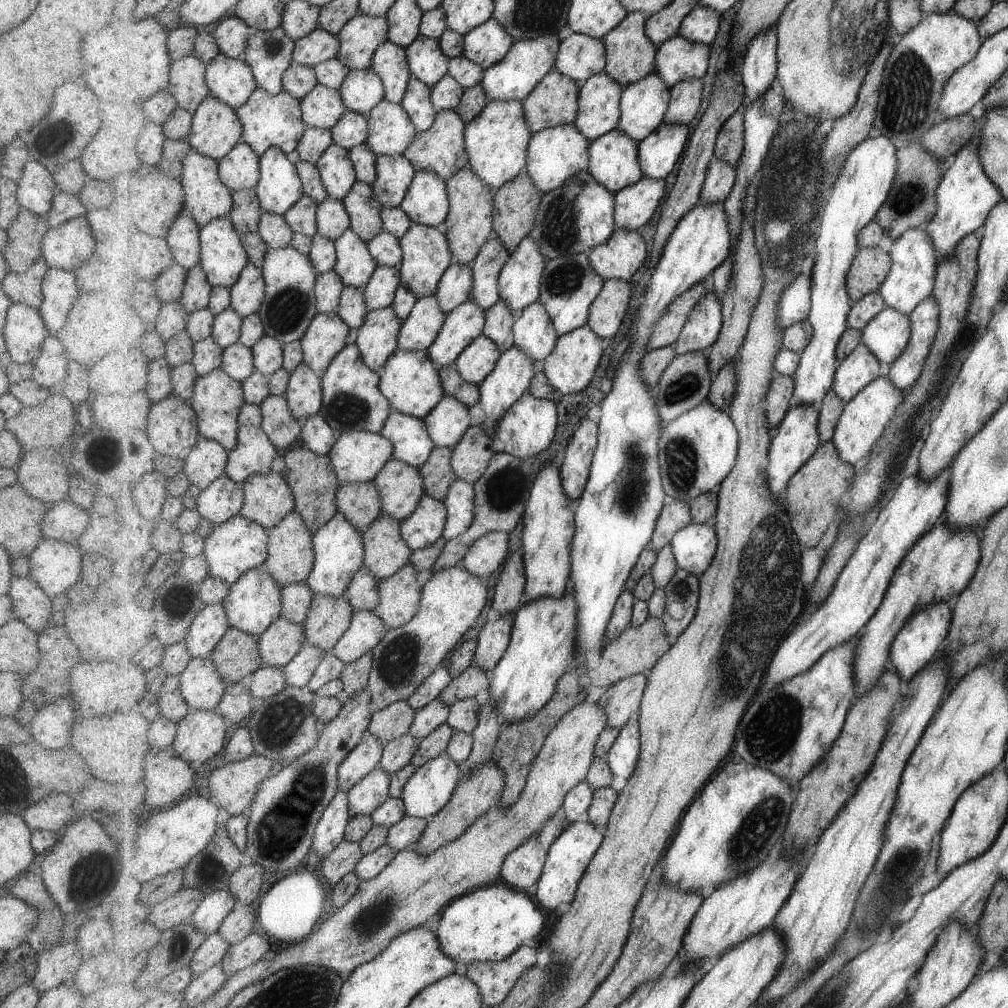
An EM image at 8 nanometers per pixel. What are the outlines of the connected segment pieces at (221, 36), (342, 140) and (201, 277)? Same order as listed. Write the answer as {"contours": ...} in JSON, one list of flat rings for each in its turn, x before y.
{"contours":[[[235,14,221,20,213,34,223,54,244,60,248,42,255,32,246,20]],[[347,111,338,125,332,128,334,142,347,150,366,142,370,135,369,119,355,111]],[[201,264,190,269,181,300,185,308,190,313,207,308,210,305,213,287]]]}

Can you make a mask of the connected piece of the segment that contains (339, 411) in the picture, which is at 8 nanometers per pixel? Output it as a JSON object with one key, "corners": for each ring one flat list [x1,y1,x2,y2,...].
{"corners":[[351,343,335,357,331,366,322,374,324,403,321,414,338,435,351,431,380,433,394,411,390,400,381,390,382,375,363,360,362,350]]}

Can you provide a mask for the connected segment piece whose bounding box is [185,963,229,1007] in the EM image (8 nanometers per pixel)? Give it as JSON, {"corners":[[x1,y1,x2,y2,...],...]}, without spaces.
{"corners":[[219,963,211,967,206,973,196,975,187,987,185,993,186,1003,192,1007,203,1004,212,997,229,979,229,974,224,971]]}

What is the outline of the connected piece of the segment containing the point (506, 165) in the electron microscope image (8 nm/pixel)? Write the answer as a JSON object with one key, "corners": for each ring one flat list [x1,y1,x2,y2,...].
{"corners":[[490,101,466,128,466,149,473,169,496,192,507,182,525,172,528,146,534,132,526,119,522,101]]}

